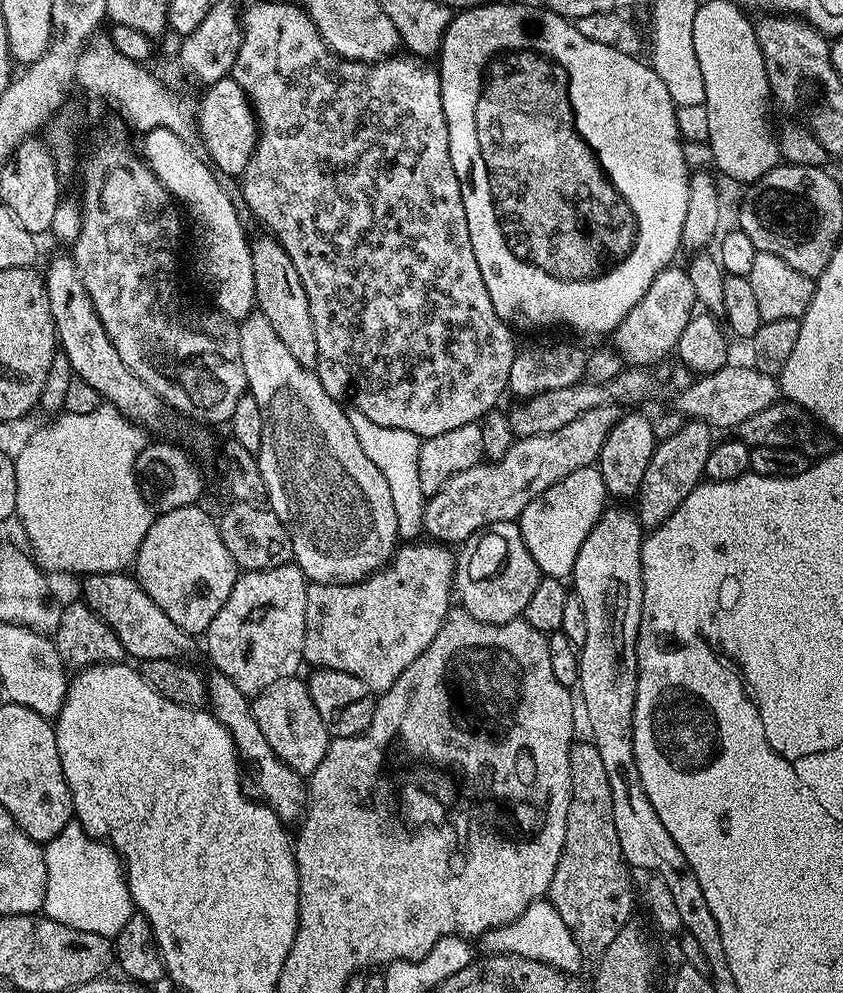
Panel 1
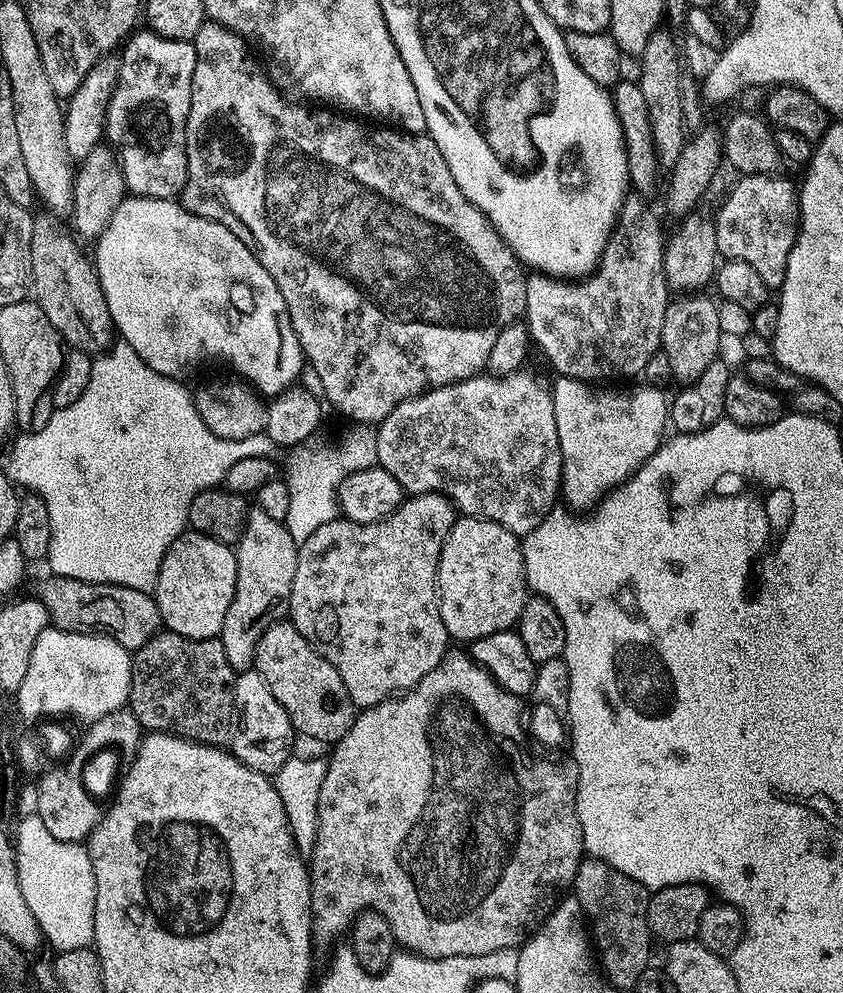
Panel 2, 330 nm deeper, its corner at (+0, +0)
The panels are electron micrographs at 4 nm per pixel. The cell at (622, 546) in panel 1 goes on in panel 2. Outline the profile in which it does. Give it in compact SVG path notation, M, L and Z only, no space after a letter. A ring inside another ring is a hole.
M557 375L556 385L551 385L554 402L554 422L558 422L558 442L562 450L560 490L562 500L572 510L595 509L596 505L620 484L625 484L646 461L660 449L666 439L664 427L670 424L670 400L659 387L641 386L625 392L611 392L608 386L593 386L587 380L575 380Z

